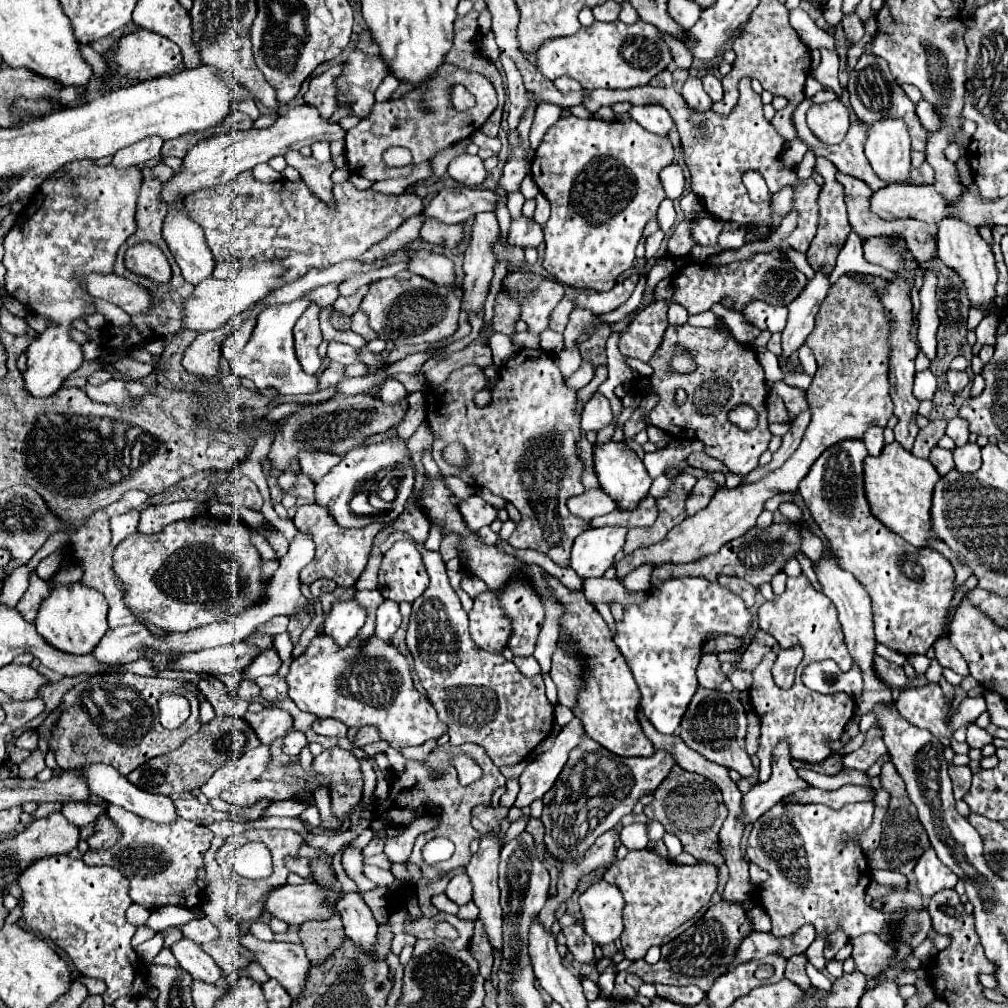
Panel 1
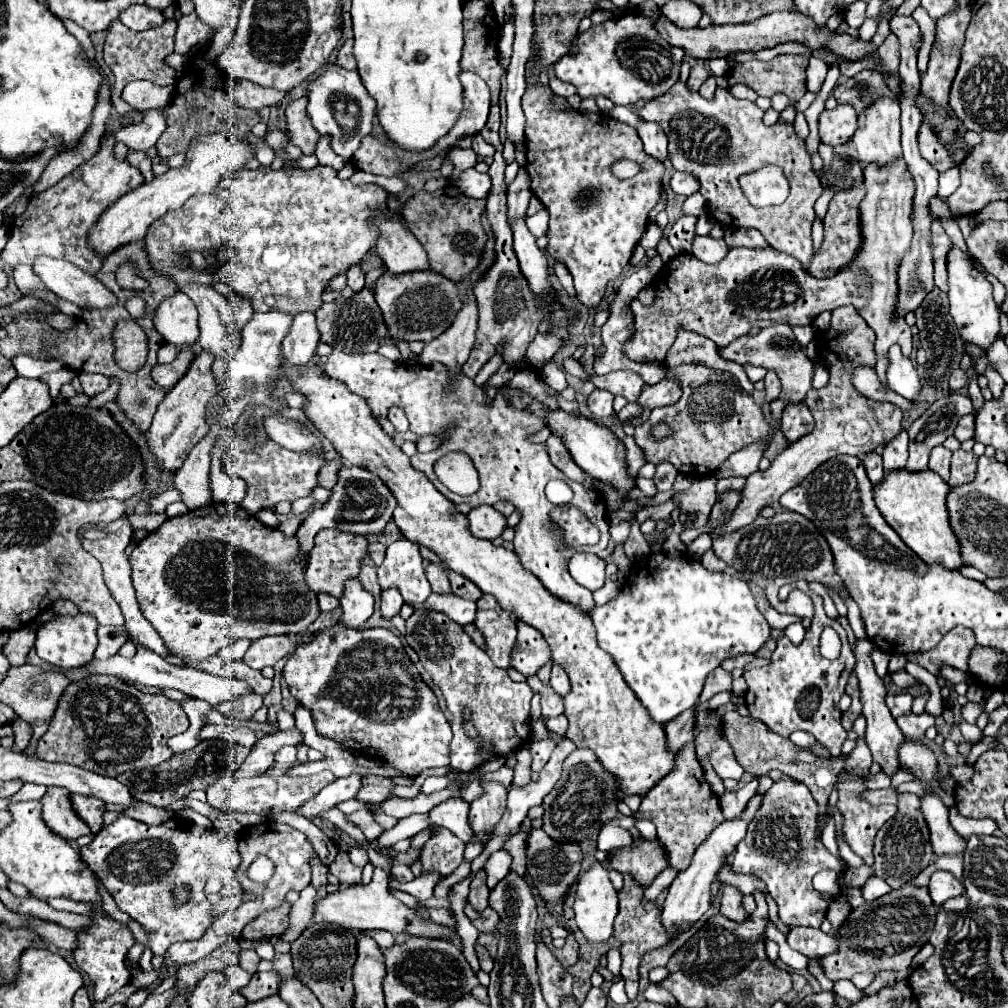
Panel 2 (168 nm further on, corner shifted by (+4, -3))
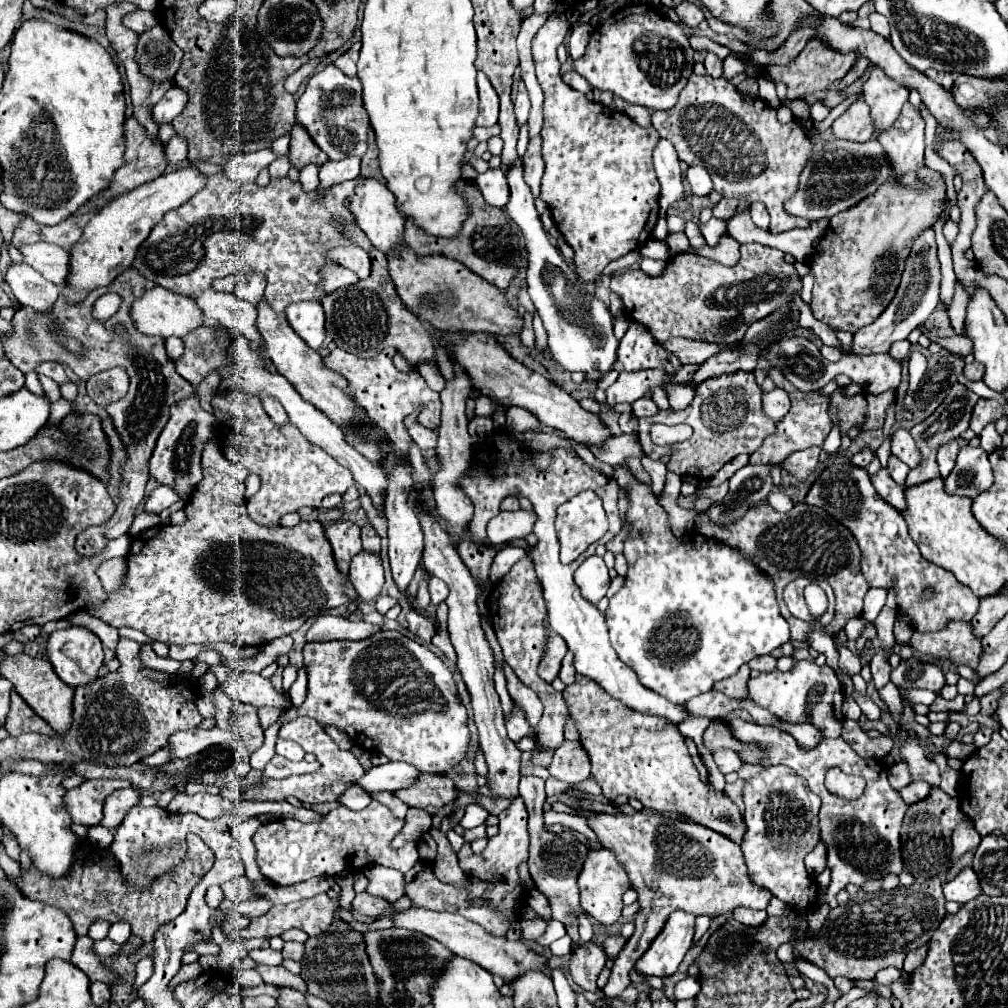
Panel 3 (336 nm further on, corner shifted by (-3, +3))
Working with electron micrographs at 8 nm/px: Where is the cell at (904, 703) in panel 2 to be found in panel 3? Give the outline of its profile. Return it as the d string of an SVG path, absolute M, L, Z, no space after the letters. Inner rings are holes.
M876 652L870 660L870 672L872 672L872 680L876 684L876 688L882 688L888 680L890 680L890 662L888 662L888 654L886 652Z

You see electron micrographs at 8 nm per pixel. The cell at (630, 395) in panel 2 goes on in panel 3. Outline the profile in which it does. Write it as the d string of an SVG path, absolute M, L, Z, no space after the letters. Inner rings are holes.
M670 384L670 386L668 386L670 408L674 408L674 410L686 408L686 406L690 404L692 396L694 396L692 392L694 392L694 388L690 388L690 386L676 386L676 384Z

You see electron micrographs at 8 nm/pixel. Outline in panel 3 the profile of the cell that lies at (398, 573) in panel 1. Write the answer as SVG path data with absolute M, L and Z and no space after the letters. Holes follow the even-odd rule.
M430 578L430 596L432 596L432 604L434 606L438 606L438 604L442 604L446 598L448 598L448 594L450 594L450 590L448 590L448 586L446 586L446 582L442 582L440 578Z

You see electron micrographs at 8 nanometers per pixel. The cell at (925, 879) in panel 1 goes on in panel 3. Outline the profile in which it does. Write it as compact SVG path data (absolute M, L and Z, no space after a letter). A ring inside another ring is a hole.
M966 868L960 872L952 882L944 882L944 896L946 900L954 900L958 904L966 904L982 894L978 876L972 868Z

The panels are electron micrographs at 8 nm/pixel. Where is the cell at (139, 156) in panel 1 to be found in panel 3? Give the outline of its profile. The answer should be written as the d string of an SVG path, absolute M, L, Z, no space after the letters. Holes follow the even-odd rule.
M172 86L162 98L160 102L154 106L152 114L154 114L154 120L156 122L172 122L186 106L188 102L188 94L178 88L178 86Z

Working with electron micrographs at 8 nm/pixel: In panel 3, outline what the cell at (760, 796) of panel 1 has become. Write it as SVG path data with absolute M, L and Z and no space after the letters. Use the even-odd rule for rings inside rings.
M682 910L670 914L664 930L658 934L656 942L652 942L646 954L636 962L634 970L642 976L672 976L692 946L694 920L696 918L692 914Z

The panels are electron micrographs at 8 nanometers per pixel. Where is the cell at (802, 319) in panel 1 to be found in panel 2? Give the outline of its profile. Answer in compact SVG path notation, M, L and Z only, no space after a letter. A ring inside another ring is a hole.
M767 372L765 376L765 390L767 390L767 400L777 400L779 392L781 392L781 384L779 384L779 376L775 376L775 372Z

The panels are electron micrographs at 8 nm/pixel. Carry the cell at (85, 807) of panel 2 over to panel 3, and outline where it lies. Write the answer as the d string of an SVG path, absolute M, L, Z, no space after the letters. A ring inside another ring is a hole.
M136 788L116 790L106 798L102 824L114 832L122 824L122 818L130 812L130 808L138 806L138 802L140 802L140 792Z

